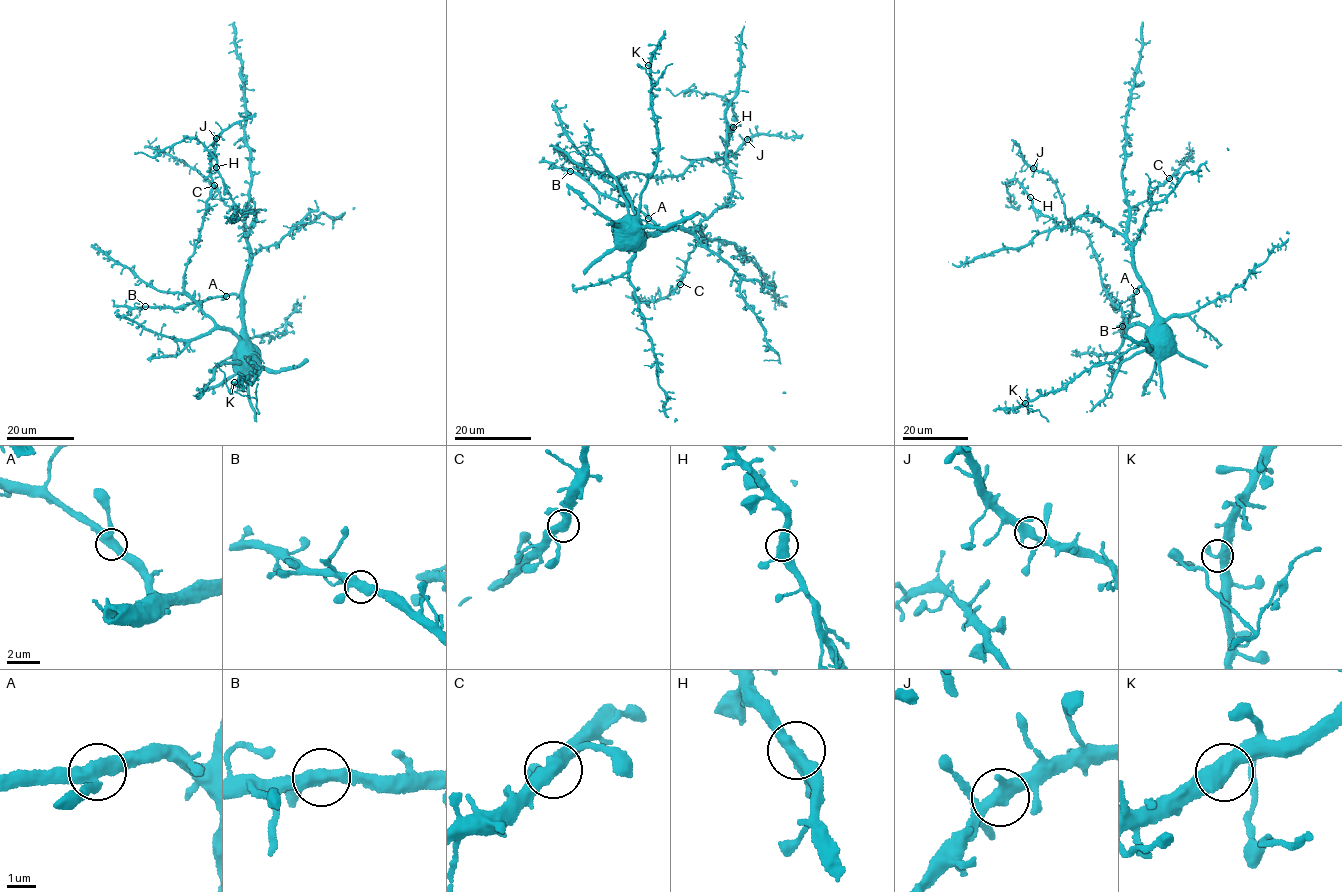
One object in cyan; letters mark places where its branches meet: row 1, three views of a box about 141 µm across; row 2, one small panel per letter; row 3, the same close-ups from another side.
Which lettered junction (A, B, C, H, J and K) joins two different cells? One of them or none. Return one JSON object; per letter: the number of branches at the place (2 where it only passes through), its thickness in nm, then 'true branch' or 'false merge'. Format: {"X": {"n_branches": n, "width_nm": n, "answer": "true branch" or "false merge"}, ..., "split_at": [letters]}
{"A": {"n_branches": 3, "width_nm": 400, "answer": "true branch"}, "B": {"n_branches": 3, "width_nm": 400, "answer": "true branch"}, "C": {"n_branches": 3, "width_nm": 400, "answer": "true branch"}, "H": {"n_branches": 3, "width_nm": 380, "answer": "true branch"}, "J": {"n_branches": 3, "width_nm": 400, "answer": "true branch"}, "K": {"n_branches": 3, "width_nm": 400, "answer": "true branch"}, "split_at": []}

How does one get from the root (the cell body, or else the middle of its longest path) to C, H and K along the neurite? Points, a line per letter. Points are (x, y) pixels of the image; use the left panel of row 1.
C: (243, 352), (236, 345), (249, 257), (245, 215), (230, 209), (214, 186)
H: (243, 352), (236, 345), (248, 262), (246, 242), (254, 211), (251, 209), (244, 213), (235, 205), (216, 167)
K: (243, 352), (239, 350), (259, 371), (253, 381), (234, 382)

